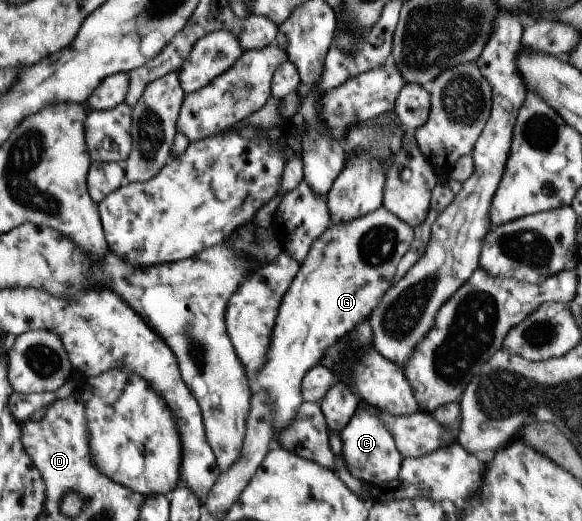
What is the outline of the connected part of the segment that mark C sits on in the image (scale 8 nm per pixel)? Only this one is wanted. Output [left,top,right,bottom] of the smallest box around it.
[339,399,402,485]

